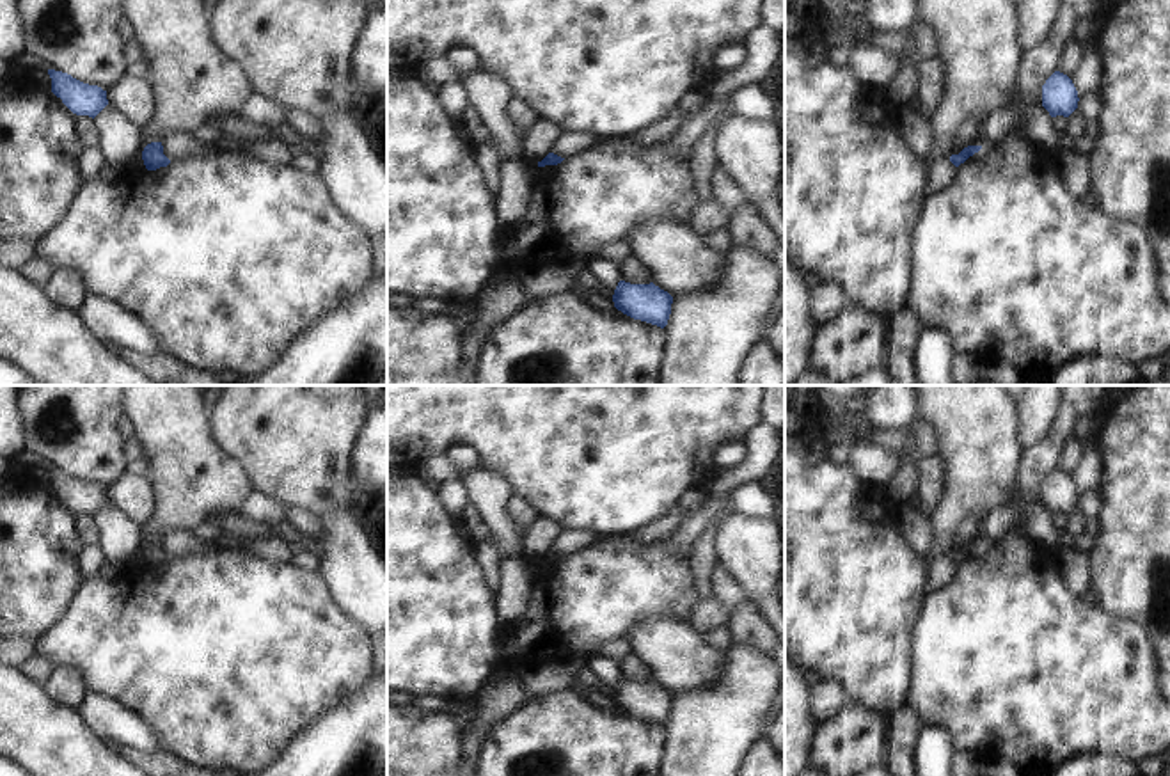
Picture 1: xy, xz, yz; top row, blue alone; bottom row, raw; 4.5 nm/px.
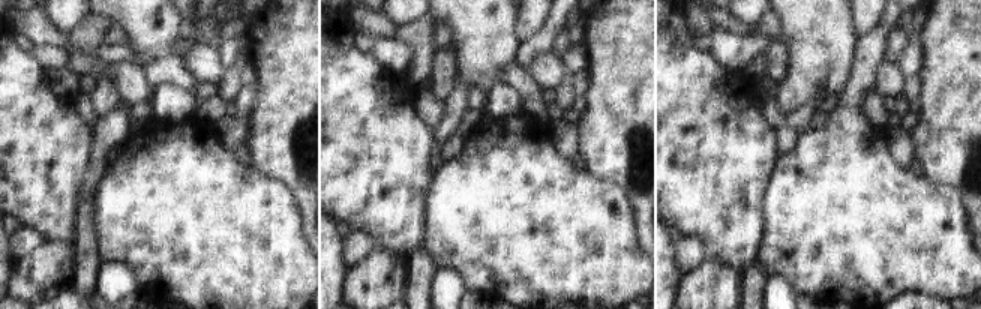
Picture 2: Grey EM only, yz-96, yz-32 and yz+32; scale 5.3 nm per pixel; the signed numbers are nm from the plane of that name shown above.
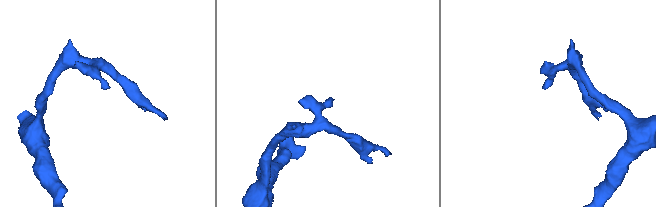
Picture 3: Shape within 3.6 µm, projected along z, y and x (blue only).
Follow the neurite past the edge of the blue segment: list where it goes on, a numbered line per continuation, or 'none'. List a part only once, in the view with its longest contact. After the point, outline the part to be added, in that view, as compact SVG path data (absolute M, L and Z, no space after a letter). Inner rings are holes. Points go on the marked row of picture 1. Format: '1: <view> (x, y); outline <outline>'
none

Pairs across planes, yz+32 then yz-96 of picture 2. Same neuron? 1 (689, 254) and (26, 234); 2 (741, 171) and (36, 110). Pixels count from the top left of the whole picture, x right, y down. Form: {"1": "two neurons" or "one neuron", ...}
{"1": "one neuron", "2": "one neuron"}

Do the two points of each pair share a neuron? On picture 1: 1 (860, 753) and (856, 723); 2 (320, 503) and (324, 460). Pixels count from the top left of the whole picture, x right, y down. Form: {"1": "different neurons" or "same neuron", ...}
{"1": "same neuron", "2": "same neuron"}

